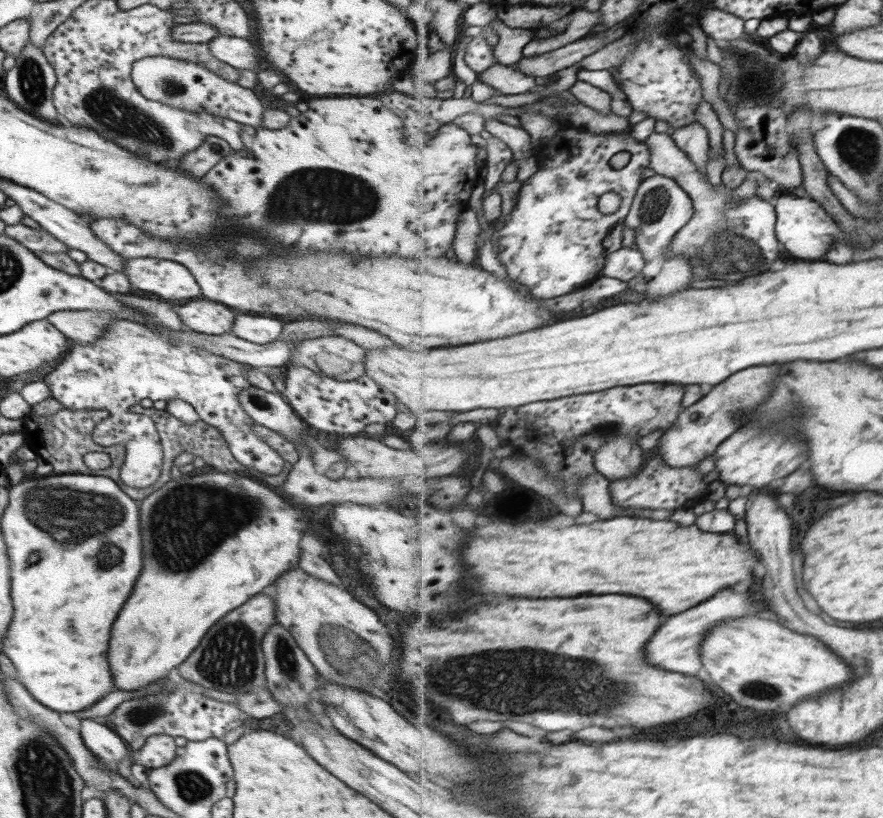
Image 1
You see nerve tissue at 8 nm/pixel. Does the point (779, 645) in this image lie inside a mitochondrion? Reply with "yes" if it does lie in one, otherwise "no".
no

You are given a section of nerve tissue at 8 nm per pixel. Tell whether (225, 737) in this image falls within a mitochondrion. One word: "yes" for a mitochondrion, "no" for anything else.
no

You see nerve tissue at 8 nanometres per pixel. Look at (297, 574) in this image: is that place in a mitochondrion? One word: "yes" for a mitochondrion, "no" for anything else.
no

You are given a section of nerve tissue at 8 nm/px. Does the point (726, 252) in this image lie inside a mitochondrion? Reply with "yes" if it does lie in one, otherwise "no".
yes

